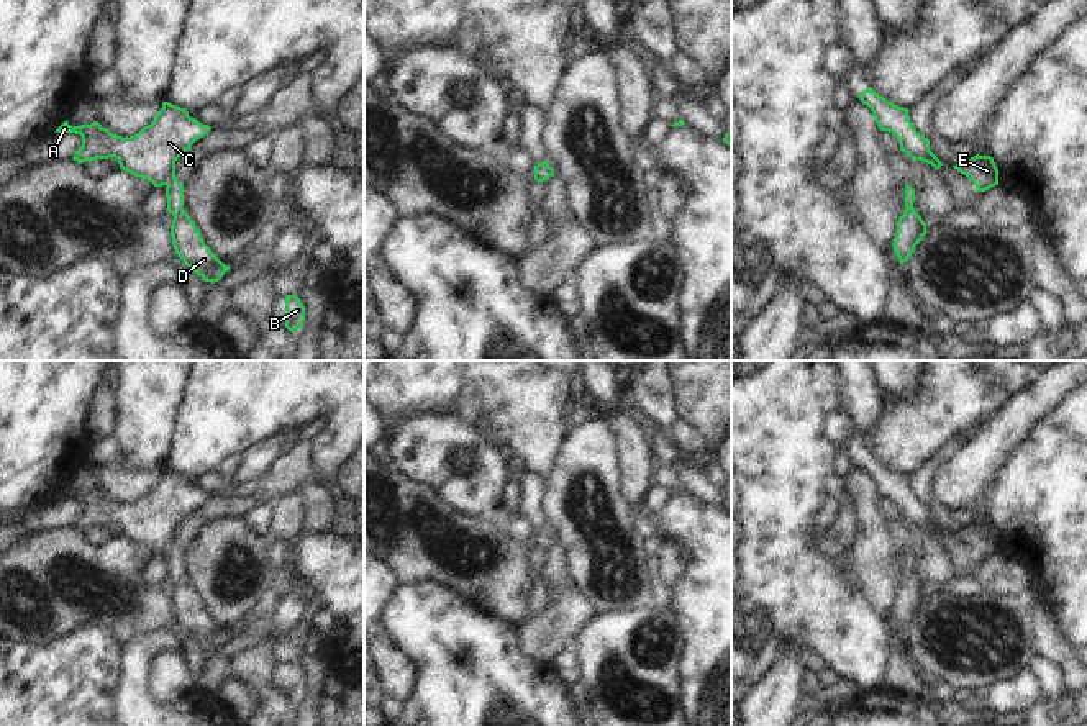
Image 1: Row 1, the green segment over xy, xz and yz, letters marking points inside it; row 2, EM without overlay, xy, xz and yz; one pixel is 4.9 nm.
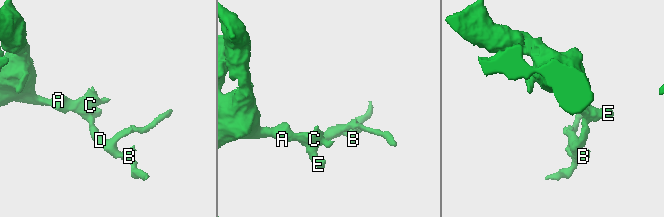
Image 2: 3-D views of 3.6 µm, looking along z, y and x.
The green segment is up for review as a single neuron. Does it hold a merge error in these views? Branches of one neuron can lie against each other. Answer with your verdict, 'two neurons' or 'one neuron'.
one neuron

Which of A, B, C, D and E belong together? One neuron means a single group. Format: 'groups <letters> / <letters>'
groups A B C D E

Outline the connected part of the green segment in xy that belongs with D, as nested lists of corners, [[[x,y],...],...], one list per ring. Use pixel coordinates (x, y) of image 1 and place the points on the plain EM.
[[[162,469],[154,488],[130,505],[110,500],[98,488],[70,493],[66,487],[56,500],[82,503],[82,513],[72,524],[79,531],[115,524],[120,536],[149,547],[154,554],[164,552],[167,579],[174,582],[171,603],[177,624],[205,649],[215,651],[230,633],[211,619],[197,592],[182,577],[184,551],[175,544],[175,528],[210,497],[211,493],[190,485],[187,477]]]

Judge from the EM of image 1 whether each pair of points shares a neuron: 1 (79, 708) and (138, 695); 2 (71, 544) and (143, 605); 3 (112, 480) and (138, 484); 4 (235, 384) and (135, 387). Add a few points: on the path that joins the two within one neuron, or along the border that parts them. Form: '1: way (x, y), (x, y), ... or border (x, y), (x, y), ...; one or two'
1: border (122, 662), (113, 708); two
2: way (89, 562), (125, 595); one
3: way (118, 484), (131, 484); one
4: border (189, 377), (174, 423); two

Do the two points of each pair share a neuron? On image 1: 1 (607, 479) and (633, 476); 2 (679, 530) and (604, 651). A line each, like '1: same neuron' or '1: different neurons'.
1: different neurons
2: different neurons

